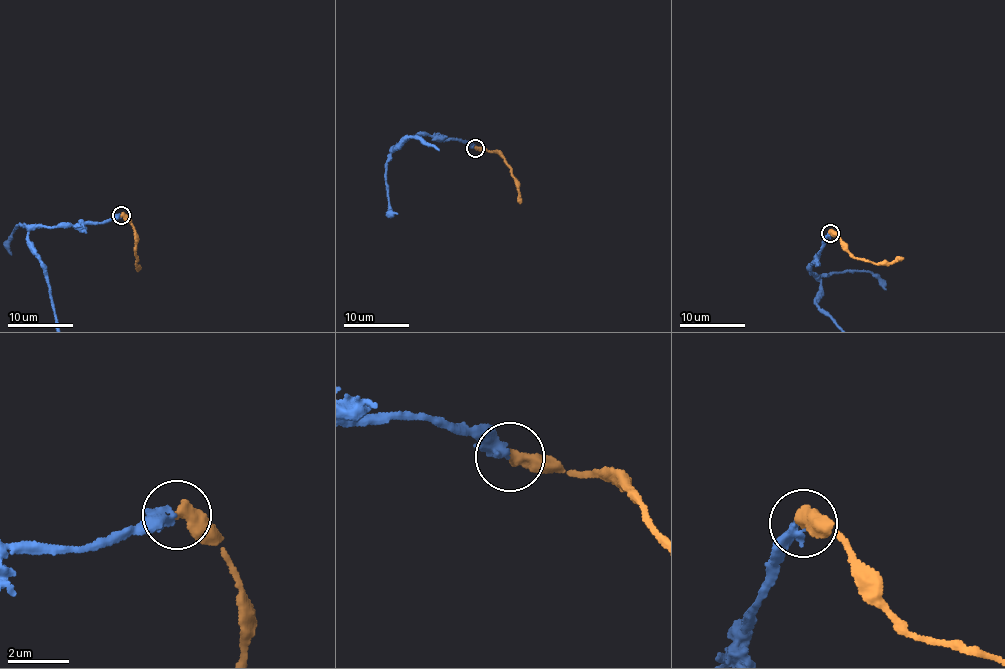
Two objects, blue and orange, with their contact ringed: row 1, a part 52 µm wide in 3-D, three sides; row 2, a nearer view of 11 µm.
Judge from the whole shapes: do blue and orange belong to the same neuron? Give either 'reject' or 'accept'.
accept

